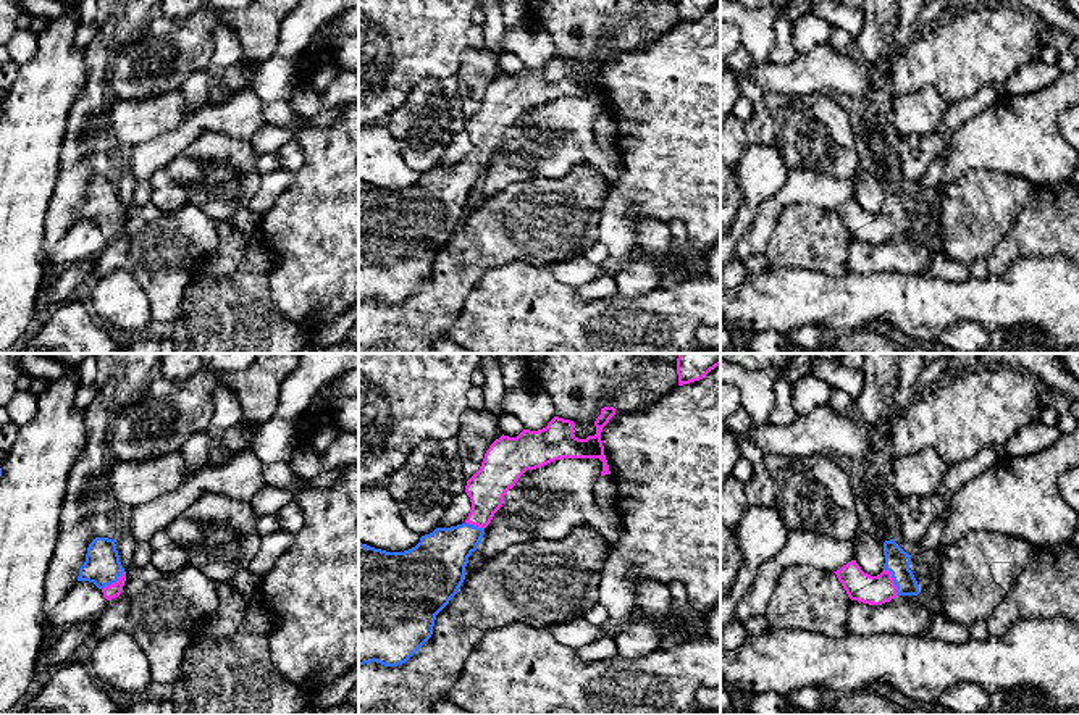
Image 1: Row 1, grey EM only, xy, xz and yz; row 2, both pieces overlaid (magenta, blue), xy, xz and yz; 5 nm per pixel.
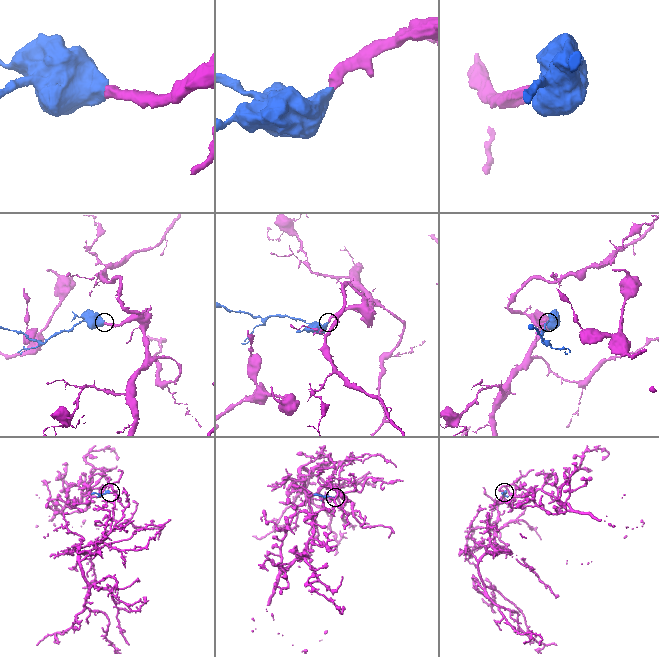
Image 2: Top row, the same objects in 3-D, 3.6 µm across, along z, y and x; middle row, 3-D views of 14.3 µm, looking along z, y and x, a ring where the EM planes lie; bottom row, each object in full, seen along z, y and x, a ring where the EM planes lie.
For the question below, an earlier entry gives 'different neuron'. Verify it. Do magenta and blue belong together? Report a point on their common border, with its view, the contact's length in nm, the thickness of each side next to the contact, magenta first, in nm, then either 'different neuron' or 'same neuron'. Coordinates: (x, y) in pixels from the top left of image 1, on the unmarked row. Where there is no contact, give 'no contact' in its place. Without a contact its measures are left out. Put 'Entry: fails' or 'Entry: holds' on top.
Entry: fails
meets magenta in yz at (892, 220); contact 150 nm long; 150 nm thick on the magenta side, 120 nm on the other; same neuron

